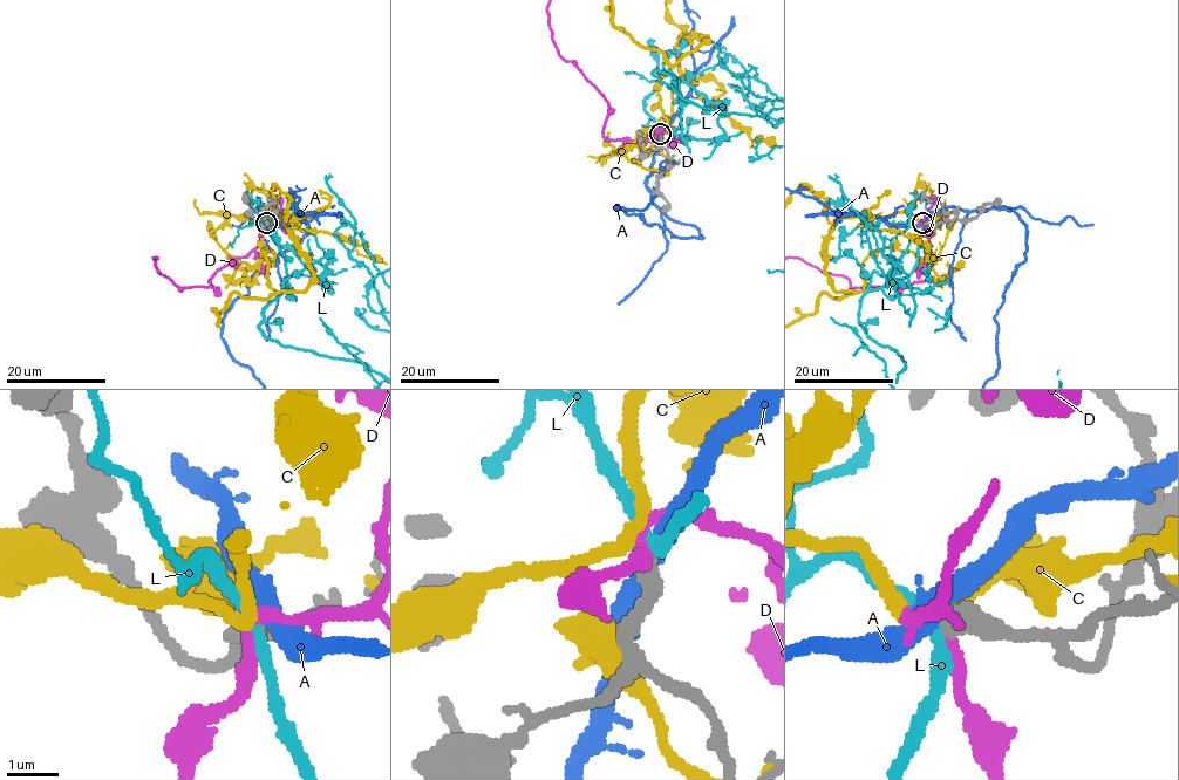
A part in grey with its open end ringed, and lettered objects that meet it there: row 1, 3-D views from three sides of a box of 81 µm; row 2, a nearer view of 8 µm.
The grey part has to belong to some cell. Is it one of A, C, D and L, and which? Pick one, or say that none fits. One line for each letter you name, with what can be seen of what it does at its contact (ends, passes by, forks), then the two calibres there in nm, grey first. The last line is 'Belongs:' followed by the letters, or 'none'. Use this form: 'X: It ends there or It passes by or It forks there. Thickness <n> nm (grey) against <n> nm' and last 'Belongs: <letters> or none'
Belongs: none

